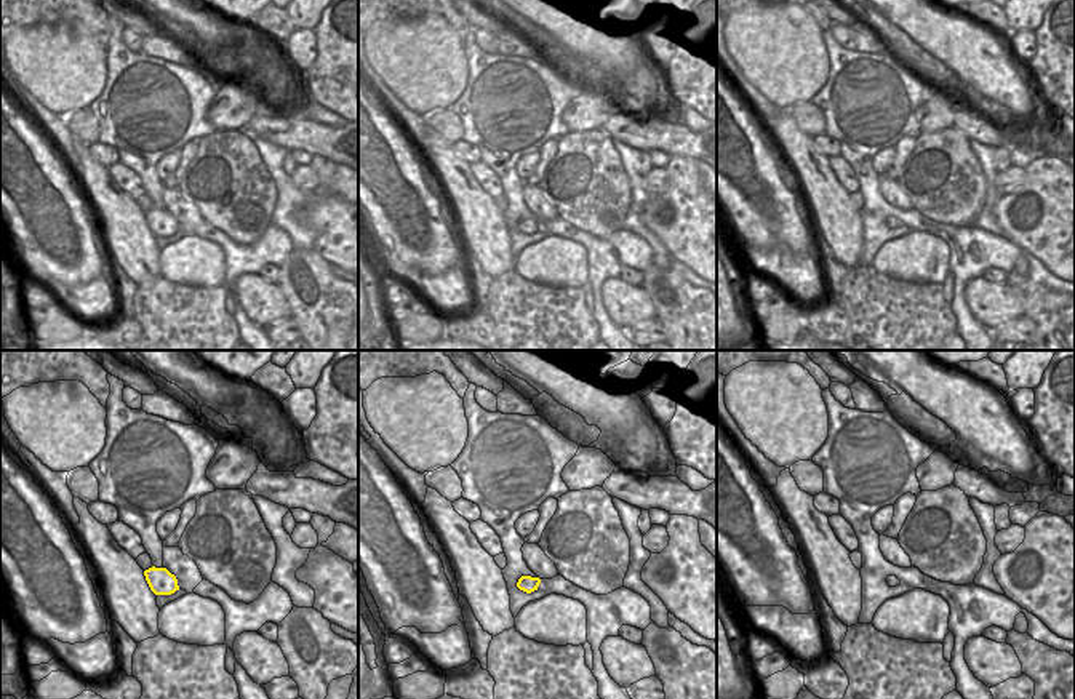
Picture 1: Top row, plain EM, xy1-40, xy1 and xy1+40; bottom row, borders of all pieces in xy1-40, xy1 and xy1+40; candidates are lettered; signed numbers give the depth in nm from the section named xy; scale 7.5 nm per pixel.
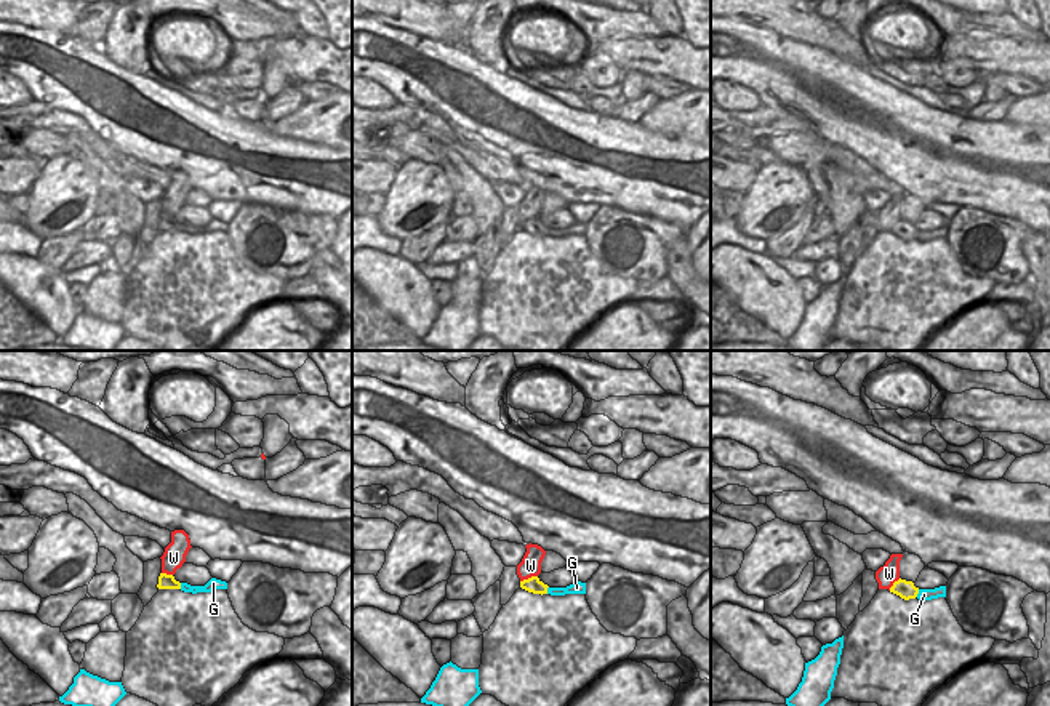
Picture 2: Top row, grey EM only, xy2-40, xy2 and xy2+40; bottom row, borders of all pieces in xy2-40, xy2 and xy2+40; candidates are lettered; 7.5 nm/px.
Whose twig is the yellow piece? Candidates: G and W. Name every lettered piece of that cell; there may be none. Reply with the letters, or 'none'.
none

